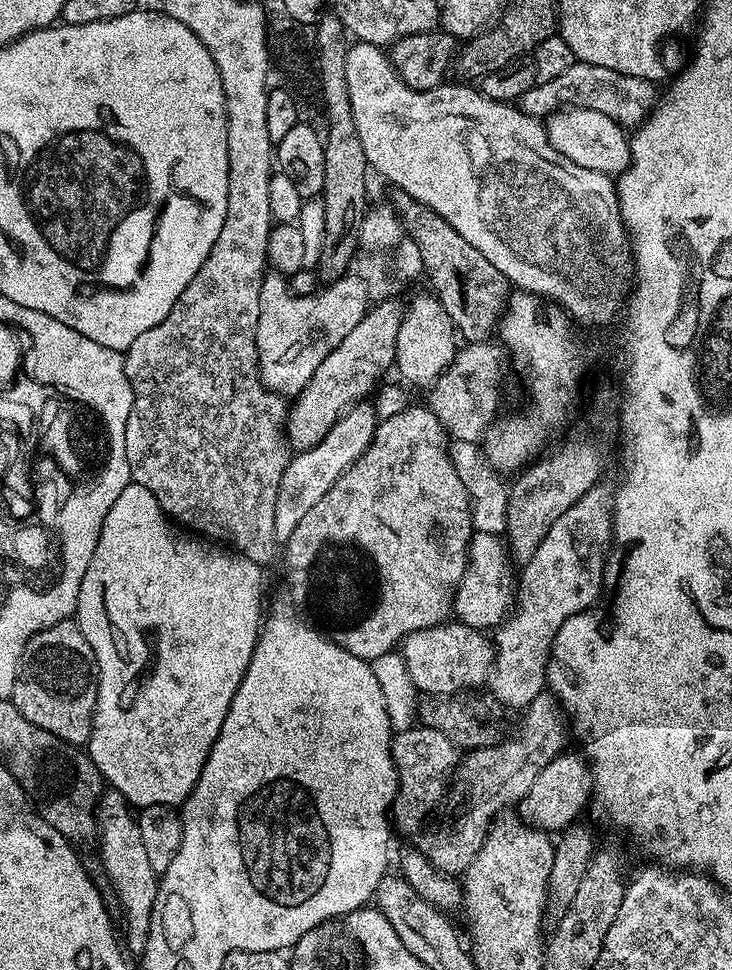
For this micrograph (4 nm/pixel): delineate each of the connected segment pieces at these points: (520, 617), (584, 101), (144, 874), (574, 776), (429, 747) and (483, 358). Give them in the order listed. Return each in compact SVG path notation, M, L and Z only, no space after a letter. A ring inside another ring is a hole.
M598 482L570 510L550 526L546 538L534 550L530 562L526 562L518 572L518 591L514 596L514 611L494 632L495 652L492 657L490 685L491 699L505 704L508 708L527 709L534 698L542 695L546 688L548 674L548 657L554 638L566 622L566 618L574 618L579 612L587 612L600 596L600 587L606 581L606 545L612 540L612 498L614 492L604 482Z
M578 62L570 66L566 74L561 74L545 84L538 82L533 88L526 90L526 94L518 101L518 107L528 116L537 118L547 118L565 106L598 110L606 114L606 118L617 120L621 128L632 130L647 120L648 113L657 103L656 88L657 85L653 81L618 74L618 70L606 70L606 66Z
M105 790L96 804L96 830L100 856L104 859L104 872L120 899L124 911L122 940L127 951L139 954L144 951L146 938L150 934L150 918L154 910L154 898L158 887L158 873L146 858L146 846L142 842L142 830L138 830L133 805L121 792ZM129 948L129 949L128 949Z
M561 754L553 758L534 778L527 794L520 799L518 815L532 828L540 828L549 834L559 834L569 824L581 819L580 811L590 804L592 774L583 755Z
M413 726L404 732L396 732L392 737L392 761L396 767L396 775L400 777L400 786L396 793L396 801L390 809L391 819L404 832L412 832L420 824L420 819L435 806L443 801L446 789L450 784L450 777L458 763L458 748L444 733L436 729L423 726Z
M465 343L457 351L450 367L427 389L426 406L436 415L452 440L476 444L485 439L488 429L498 416L496 407L500 404L500 379L504 376L504 360L505 349L495 343Z

